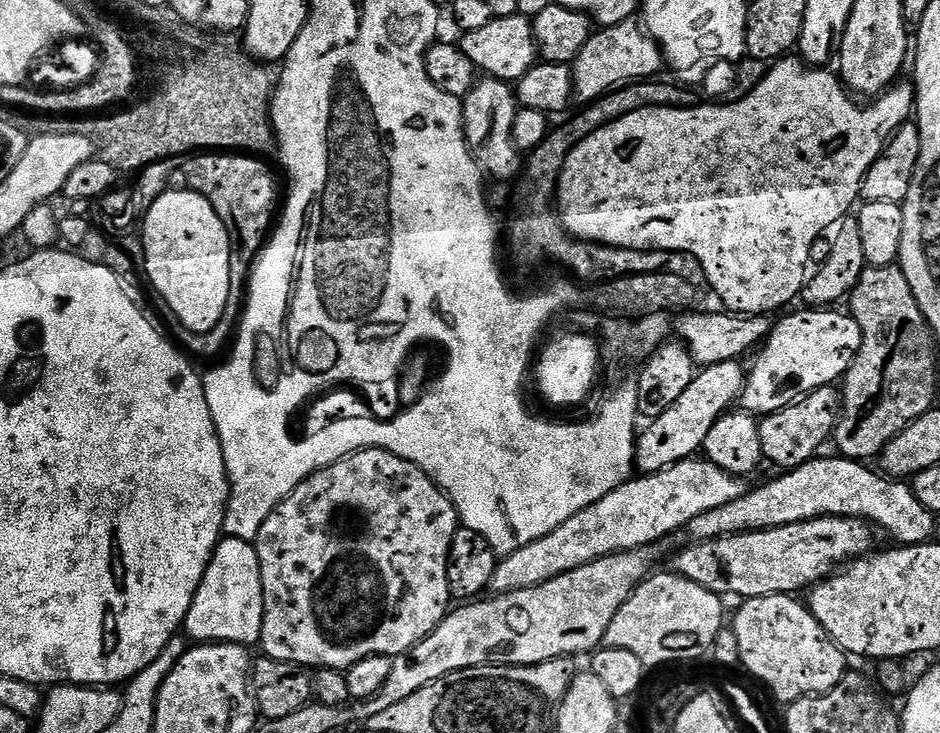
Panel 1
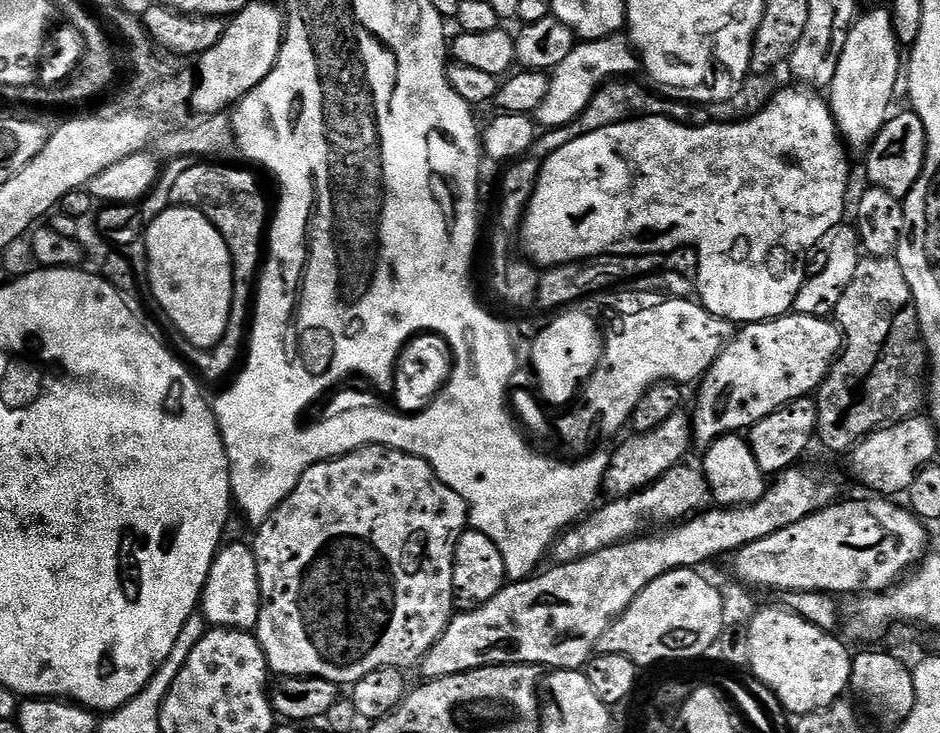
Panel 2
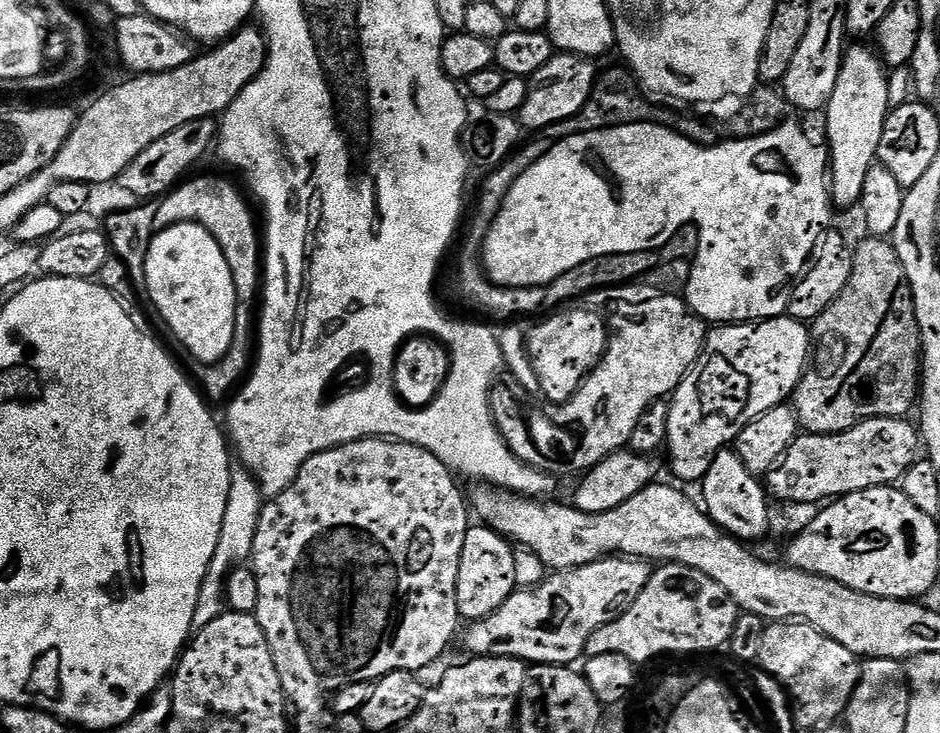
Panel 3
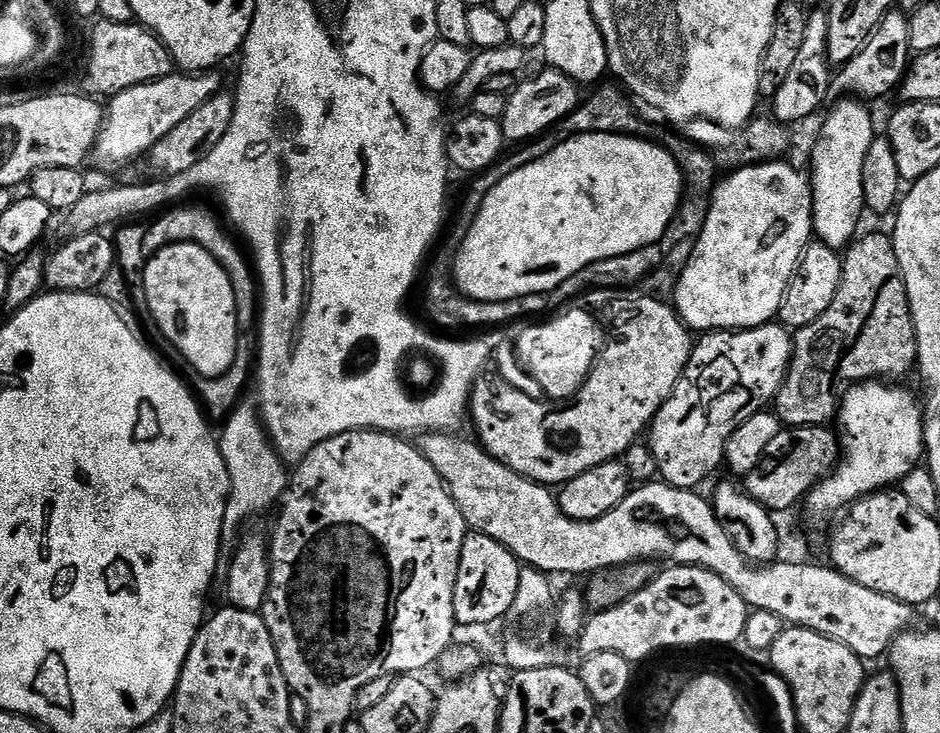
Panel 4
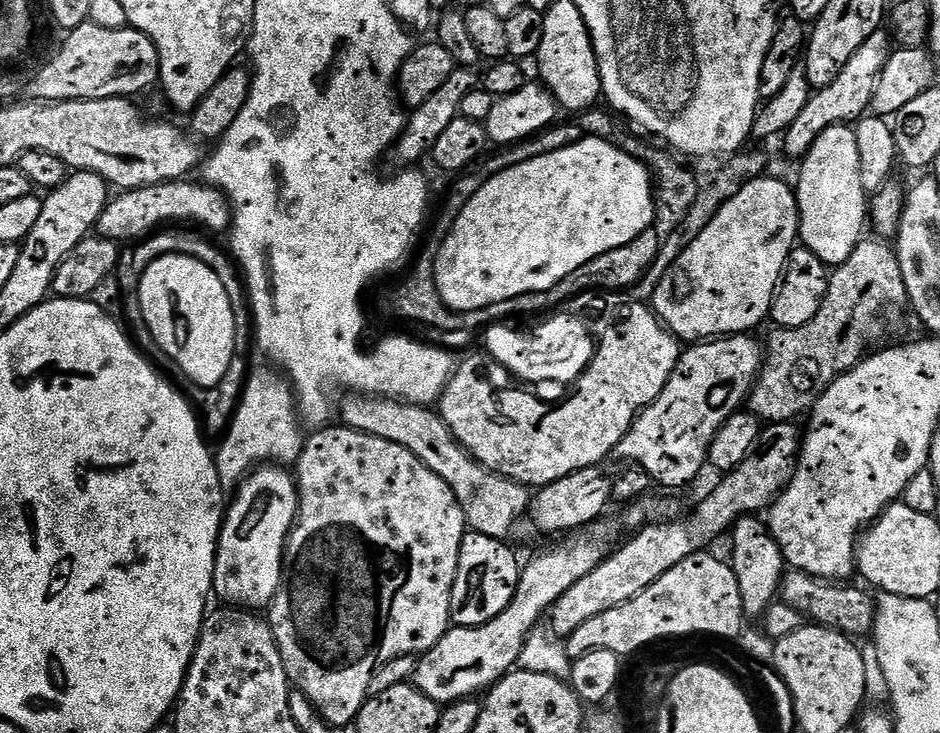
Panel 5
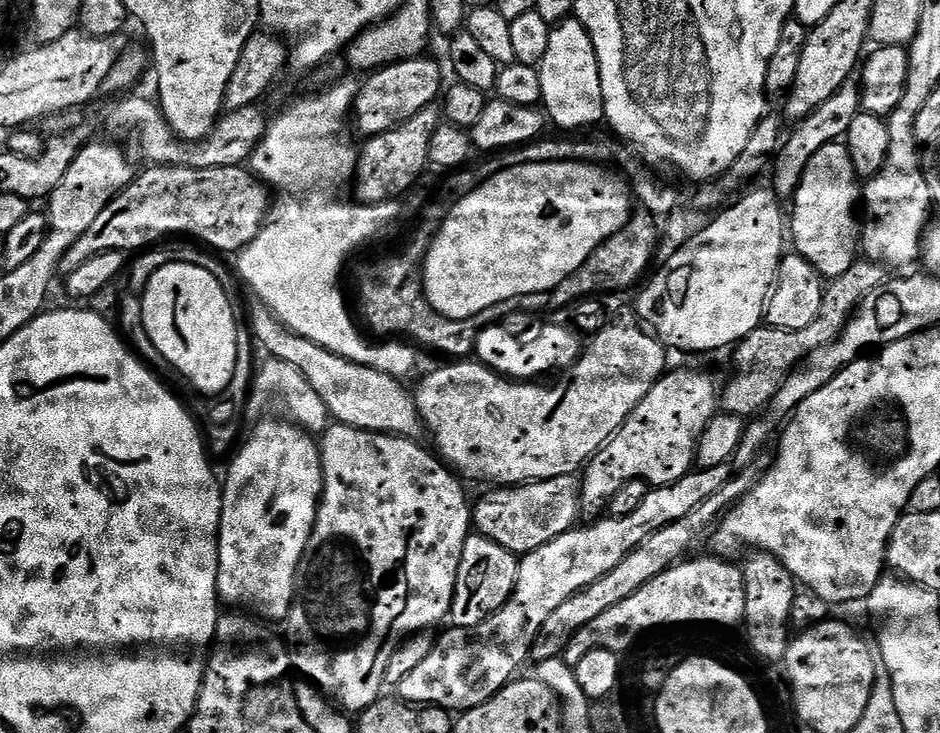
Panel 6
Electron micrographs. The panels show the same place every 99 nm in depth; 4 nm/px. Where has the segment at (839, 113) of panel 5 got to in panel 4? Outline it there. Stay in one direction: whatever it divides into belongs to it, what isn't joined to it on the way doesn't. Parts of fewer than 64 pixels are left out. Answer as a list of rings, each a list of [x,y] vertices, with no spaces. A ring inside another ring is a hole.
[[[893,10],[880,19],[876,29],[872,31],[872,36],[862,46],[862,50],[858,50],[858,54],[854,54],[850,62],[839,65],[838,71],[832,77],[832,83],[828,86],[829,101],[859,98],[864,102],[873,102],[872,100],[880,100],[899,89],[914,56],[910,46],[908,17],[907,11]]]

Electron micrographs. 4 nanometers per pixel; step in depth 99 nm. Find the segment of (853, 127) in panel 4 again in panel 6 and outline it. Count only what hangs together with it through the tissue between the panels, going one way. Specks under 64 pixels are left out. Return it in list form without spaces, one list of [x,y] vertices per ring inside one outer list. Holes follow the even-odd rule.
[[[847,143],[822,146],[806,166],[790,208],[790,240],[795,251],[807,258],[819,270],[821,277],[835,278],[846,274],[858,259],[858,245],[862,231],[858,219],[858,205],[862,188],[850,162]]]

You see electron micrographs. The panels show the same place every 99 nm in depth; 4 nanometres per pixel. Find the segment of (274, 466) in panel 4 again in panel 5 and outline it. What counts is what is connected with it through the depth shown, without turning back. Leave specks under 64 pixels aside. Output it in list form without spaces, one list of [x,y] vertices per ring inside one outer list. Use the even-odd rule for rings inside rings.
[[[264,366],[256,369],[249,378],[242,400],[237,403],[229,421],[225,440],[214,454],[219,482],[226,492],[238,488],[240,481],[259,464],[274,461],[292,466],[299,460],[306,438],[300,430],[302,422],[295,391],[286,390],[286,386],[286,380],[276,380],[275,372]]]

